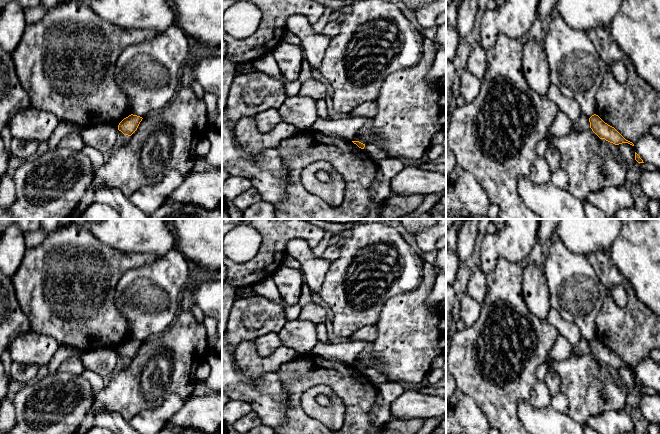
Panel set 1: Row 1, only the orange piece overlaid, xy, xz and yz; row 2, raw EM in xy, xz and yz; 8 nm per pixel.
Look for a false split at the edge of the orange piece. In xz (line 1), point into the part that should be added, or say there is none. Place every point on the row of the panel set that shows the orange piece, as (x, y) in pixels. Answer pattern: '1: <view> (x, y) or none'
1: none

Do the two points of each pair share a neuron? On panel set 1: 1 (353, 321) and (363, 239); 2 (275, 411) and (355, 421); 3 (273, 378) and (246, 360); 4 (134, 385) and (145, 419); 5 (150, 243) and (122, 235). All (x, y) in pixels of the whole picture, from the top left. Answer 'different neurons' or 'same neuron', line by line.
1: same neuron
2: different neurons
3: different neurons
4: different neurons
5: same neuron

